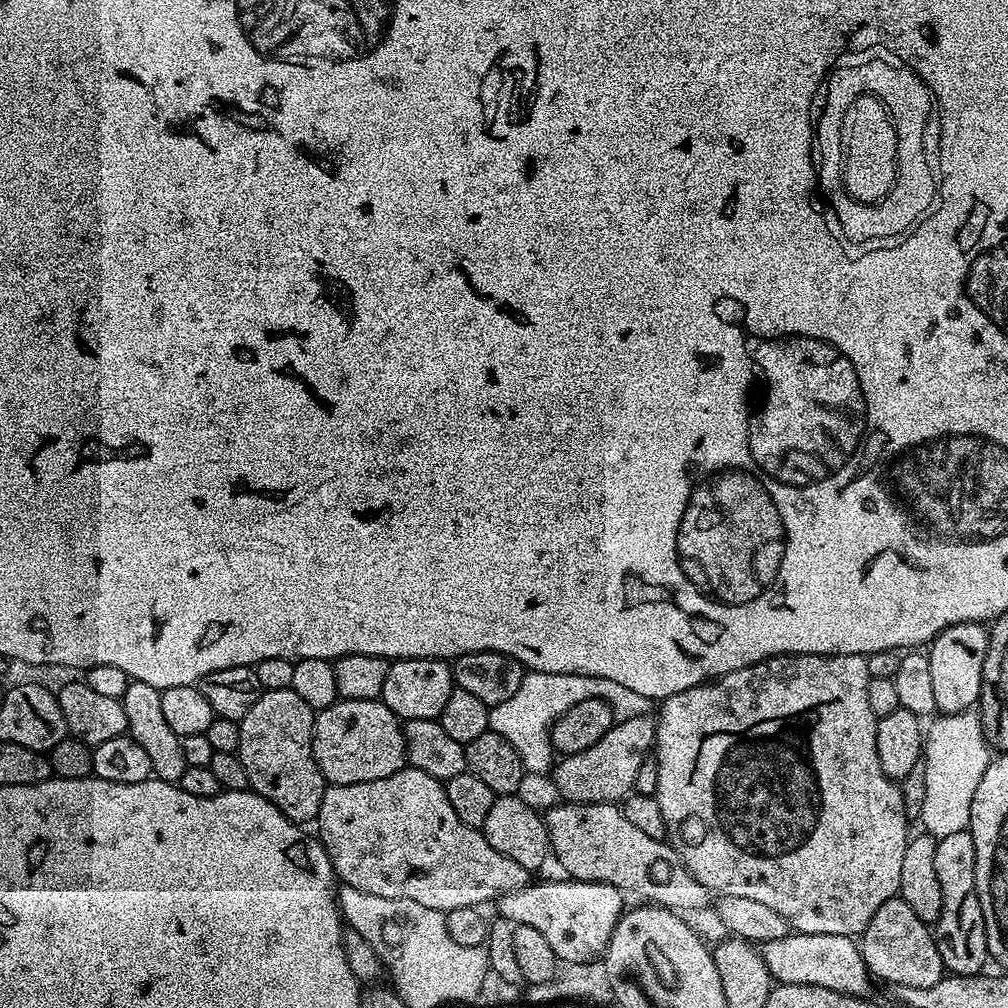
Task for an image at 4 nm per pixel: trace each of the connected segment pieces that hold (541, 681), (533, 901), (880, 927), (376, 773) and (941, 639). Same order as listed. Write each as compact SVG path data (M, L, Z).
M528 670L522 678L522 686L518 686L518 691L511 698L489 707L488 726L491 731L506 738L506 742L510 742L510 746L517 748L521 754L528 754L531 748L540 748L549 743L549 733L540 732L540 728L551 729L553 722L566 714L570 706L578 706L578 702L586 702L586 698L604 700L611 706L613 717L620 720L643 716L650 708L650 702L645 696L618 682L610 682L610 678L594 678L586 674L546 674Z
M540 880L508 892L498 901L499 915L513 926L534 926L550 942L557 961L565 964L591 964L608 948L612 931L626 911L625 893L602 882L585 880Z
M902 899L882 902L858 943L869 973L877 981L885 980L889 986L934 986L934 982L946 975L933 929L924 924Z
M337 699L336 703L328 708L319 709L312 727L312 749L314 758L329 785L357 784L358 782L374 782L378 778L390 778L390 774L398 774L398 770L405 767L408 758L402 721L386 707L381 699Z
M966 622L965 624L949 624L946 630L937 634L936 639L932 641L927 649L928 660L926 667L931 673L931 689L934 690L935 711L937 713L949 716L966 712L977 707L982 690L982 666L986 662L986 650L988 649L989 629L984 624L975 624Z

